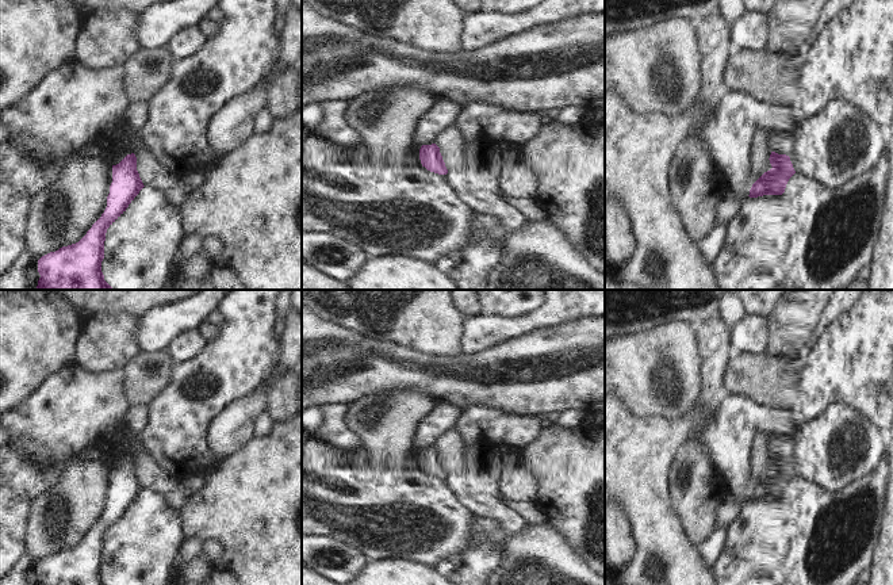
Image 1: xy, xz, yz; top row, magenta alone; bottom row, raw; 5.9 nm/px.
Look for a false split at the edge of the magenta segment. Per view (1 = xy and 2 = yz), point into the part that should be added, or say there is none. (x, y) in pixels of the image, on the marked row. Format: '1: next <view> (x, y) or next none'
1: next none
2: next none

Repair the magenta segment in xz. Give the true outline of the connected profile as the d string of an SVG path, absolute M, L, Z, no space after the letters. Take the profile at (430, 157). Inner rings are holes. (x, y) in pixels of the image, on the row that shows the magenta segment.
M436 144L422 145L419 149L419 160L422 167L425 167L430 172L438 175L448 173L448 169L440 153L440 148Z

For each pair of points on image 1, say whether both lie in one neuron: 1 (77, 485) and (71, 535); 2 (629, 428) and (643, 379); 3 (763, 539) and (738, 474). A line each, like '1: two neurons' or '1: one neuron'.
1: one neuron
2: two neurons
3: two neurons

